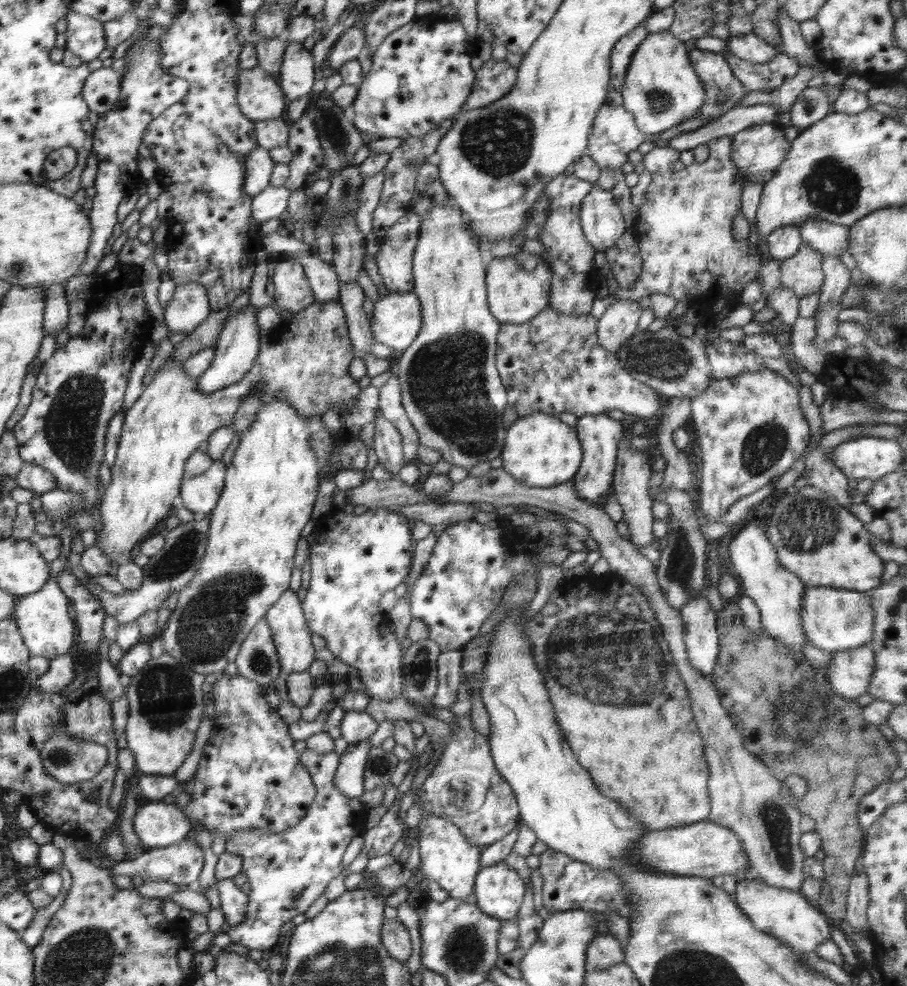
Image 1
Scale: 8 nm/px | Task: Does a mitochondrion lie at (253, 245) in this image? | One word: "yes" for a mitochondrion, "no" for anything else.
no

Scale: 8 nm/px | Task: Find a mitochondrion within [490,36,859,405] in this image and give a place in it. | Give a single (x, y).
(659, 358)

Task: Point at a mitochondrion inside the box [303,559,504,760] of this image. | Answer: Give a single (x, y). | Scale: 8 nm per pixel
(421, 666)

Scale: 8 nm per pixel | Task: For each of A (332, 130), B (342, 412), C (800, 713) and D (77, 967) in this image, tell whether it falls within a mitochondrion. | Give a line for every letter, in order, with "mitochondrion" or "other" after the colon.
A: mitochondrion
B: other
C: mitochondrion
D: mitochondrion

